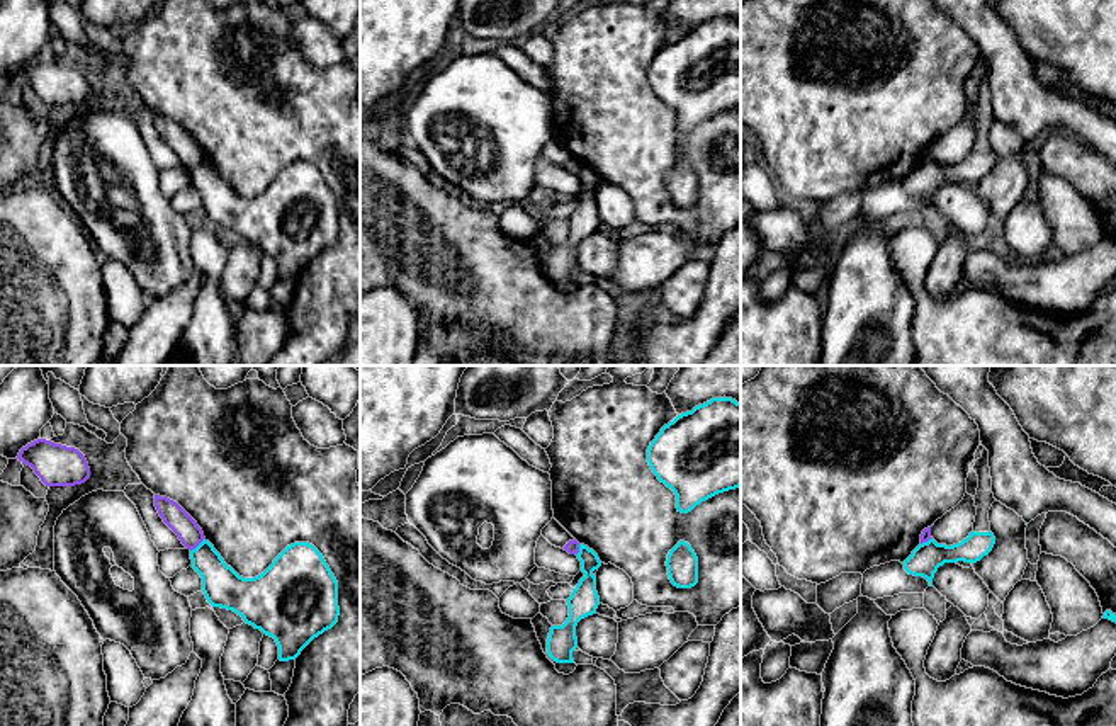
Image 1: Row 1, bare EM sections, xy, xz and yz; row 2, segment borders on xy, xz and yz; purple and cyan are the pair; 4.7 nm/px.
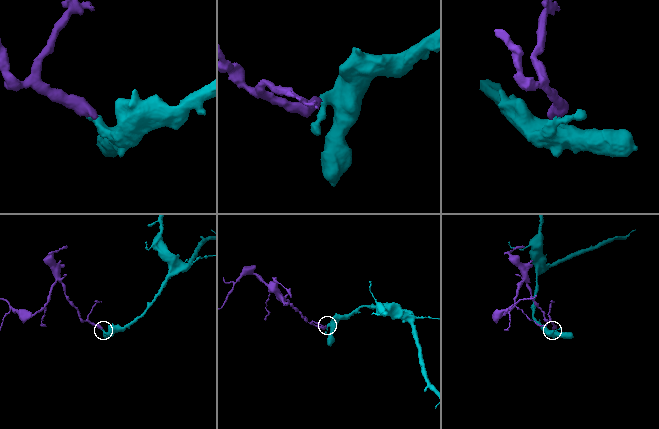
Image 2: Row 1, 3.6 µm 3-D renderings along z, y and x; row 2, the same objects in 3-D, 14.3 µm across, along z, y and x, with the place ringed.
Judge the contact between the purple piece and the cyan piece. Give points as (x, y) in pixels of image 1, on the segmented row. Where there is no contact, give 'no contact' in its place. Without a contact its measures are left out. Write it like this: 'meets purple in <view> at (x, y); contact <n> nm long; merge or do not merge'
meets purple in xy at (197, 544); contact 100 nm long; do not merge

